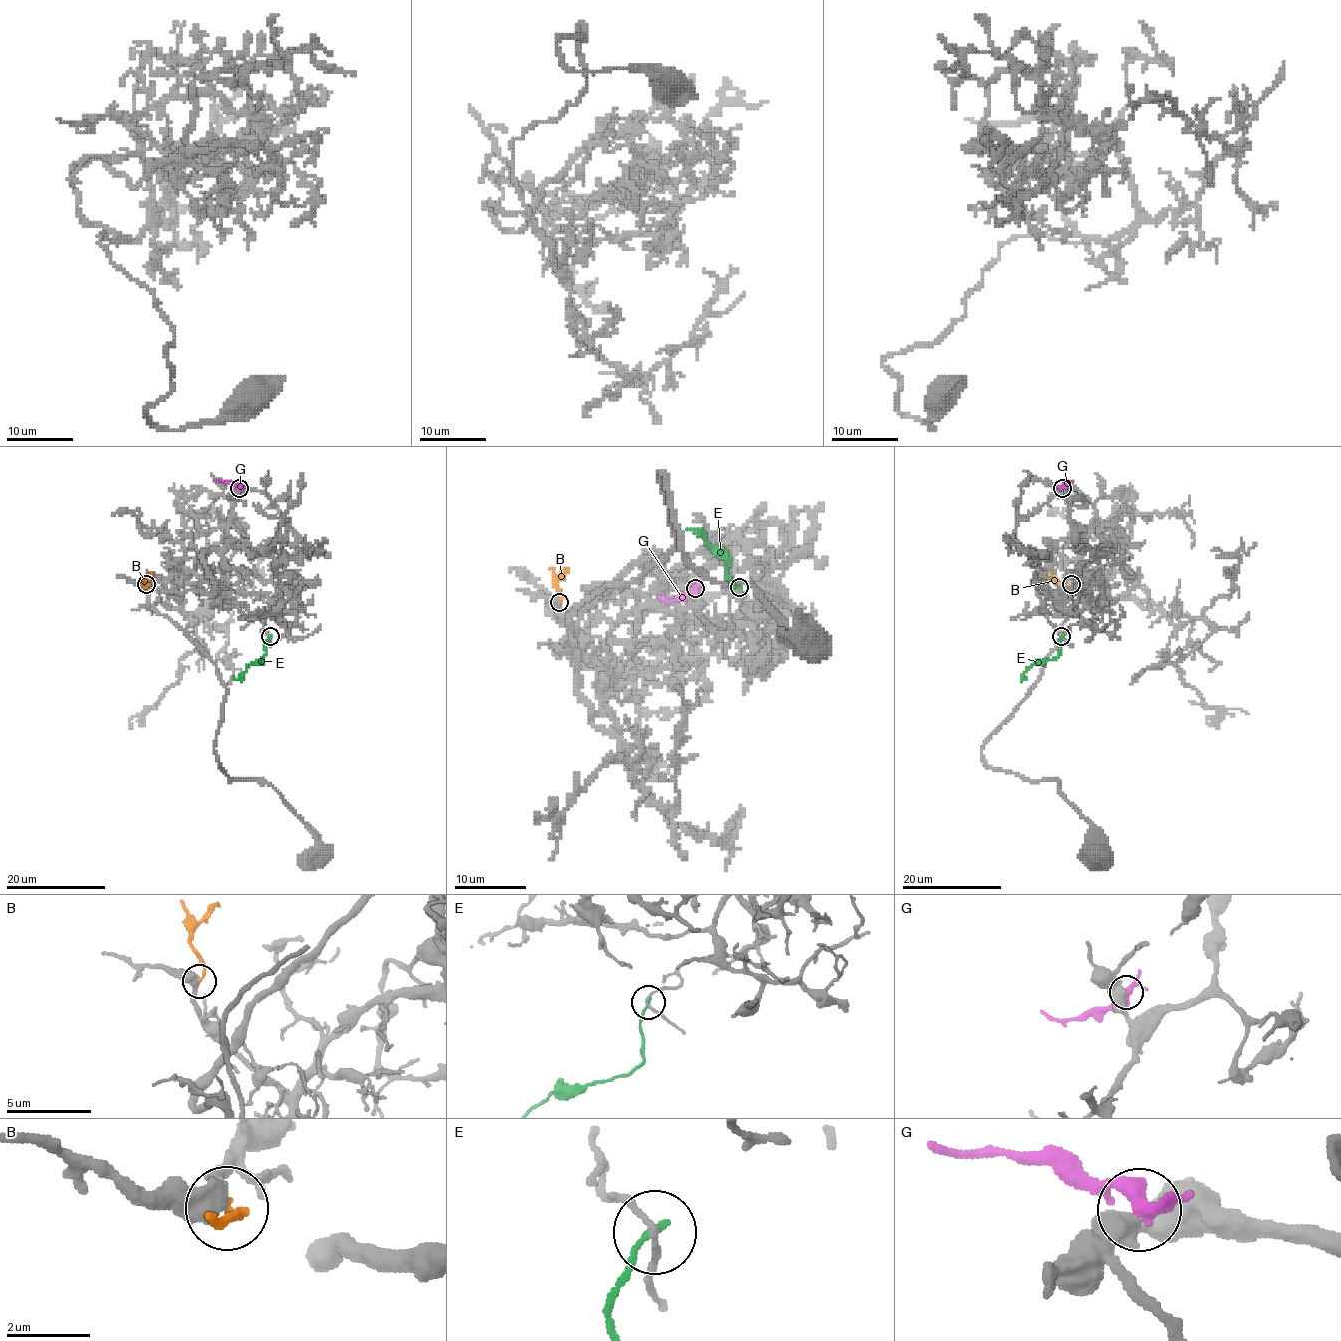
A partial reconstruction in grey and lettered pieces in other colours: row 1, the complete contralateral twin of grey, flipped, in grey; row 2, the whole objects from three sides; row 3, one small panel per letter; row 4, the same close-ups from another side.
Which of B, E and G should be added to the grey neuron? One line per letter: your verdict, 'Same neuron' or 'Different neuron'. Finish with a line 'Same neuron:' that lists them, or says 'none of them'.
B: Different neuron
E: Different neuron
G: Different neuron
Same neuron: none of them

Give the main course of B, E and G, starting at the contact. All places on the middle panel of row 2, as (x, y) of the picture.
B: (559, 601), (561, 592), (556, 580), (567, 569), (568, 571)
E: (739, 587), (728, 582), (727, 562), (698, 531), (687, 528)
G: (694, 589), (673, 599), (662, 599), (658, 596)

